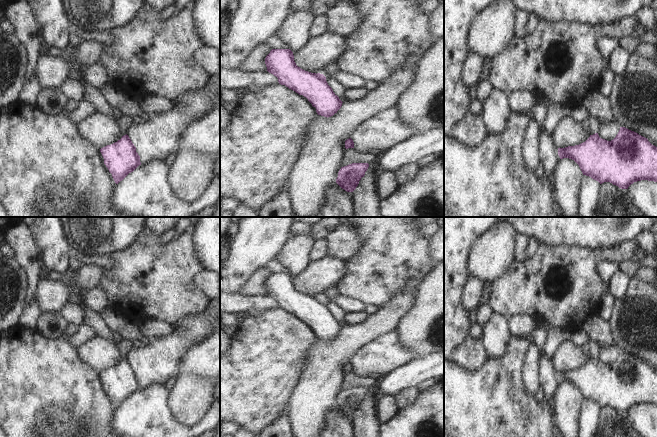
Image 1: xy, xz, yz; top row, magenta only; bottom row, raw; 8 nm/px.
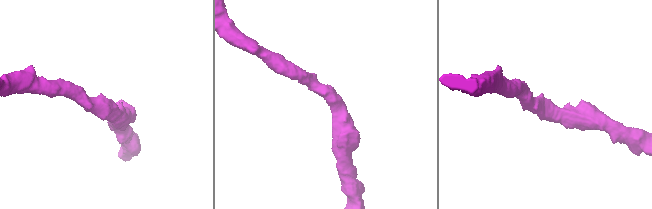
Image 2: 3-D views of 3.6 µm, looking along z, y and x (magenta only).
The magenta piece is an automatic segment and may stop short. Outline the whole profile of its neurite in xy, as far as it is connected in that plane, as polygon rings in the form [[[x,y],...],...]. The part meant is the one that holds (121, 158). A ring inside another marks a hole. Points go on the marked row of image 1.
[[[122,115],[117,120],[122,131],[122,138],[100,149],[104,164],[112,174],[116,184],[141,165],[136,147],[126,134],[127,129],[132,125],[132,118]]]

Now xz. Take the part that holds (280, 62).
[[[272,49],[265,64],[267,71],[278,78],[279,84],[306,97],[318,115],[328,118],[341,108],[343,102],[328,85],[326,77],[298,67],[290,49]]]

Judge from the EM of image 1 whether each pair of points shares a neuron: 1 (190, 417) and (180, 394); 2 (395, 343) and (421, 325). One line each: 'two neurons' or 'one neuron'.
1: one neuron
2: two neurons

